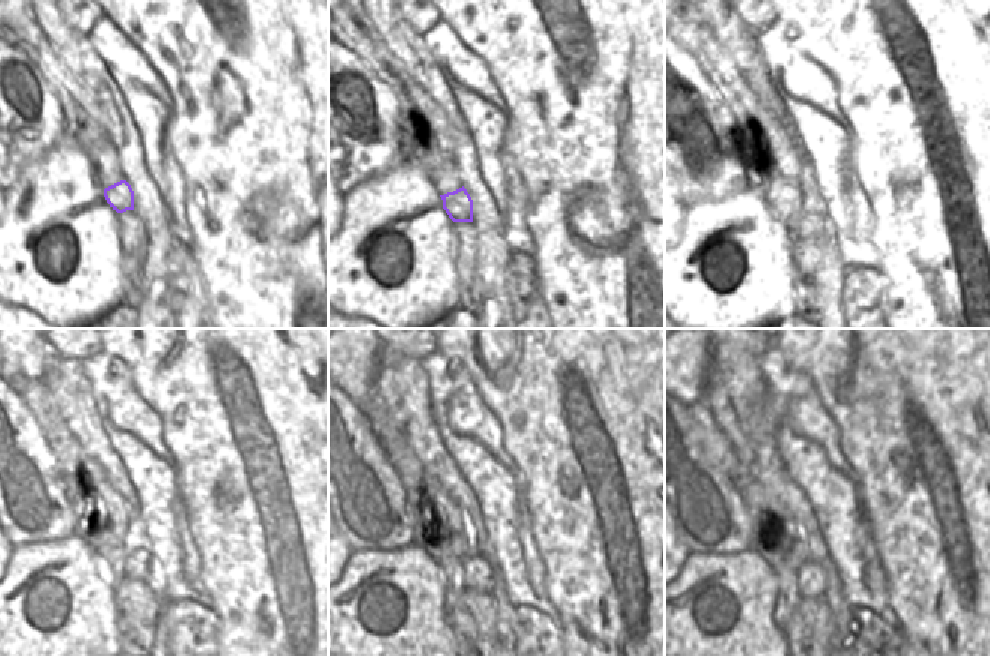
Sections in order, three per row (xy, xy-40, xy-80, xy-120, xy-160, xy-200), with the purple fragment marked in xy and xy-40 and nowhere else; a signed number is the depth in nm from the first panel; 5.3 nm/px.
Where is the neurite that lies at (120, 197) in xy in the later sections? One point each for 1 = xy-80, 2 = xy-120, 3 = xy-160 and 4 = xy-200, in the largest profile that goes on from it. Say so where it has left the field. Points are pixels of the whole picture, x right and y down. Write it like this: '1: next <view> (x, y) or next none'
1: next xy-80 (809, 224)
2: next xy-120 (141, 565)
3: next xy-160 (476, 569)
4: next xy-200 (812, 578)

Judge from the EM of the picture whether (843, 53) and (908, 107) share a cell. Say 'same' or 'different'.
same

